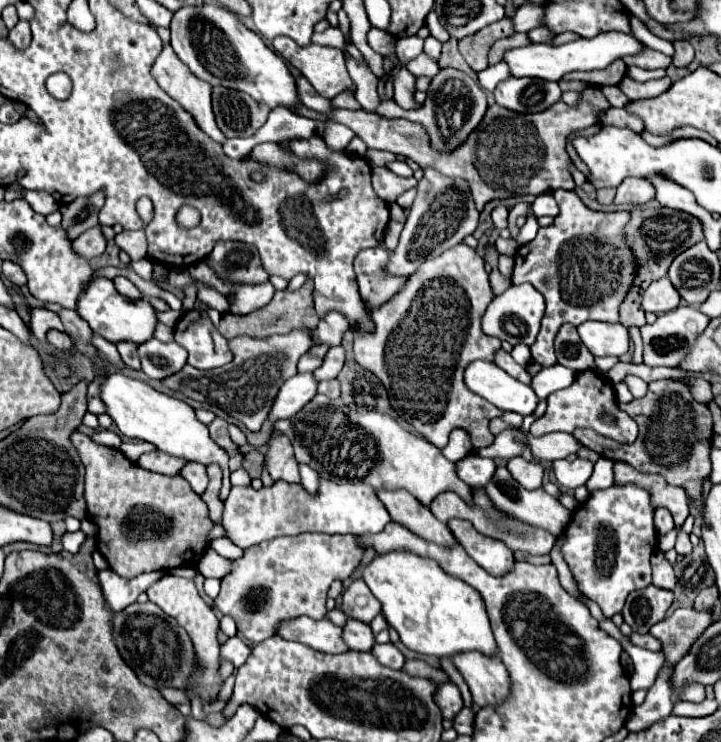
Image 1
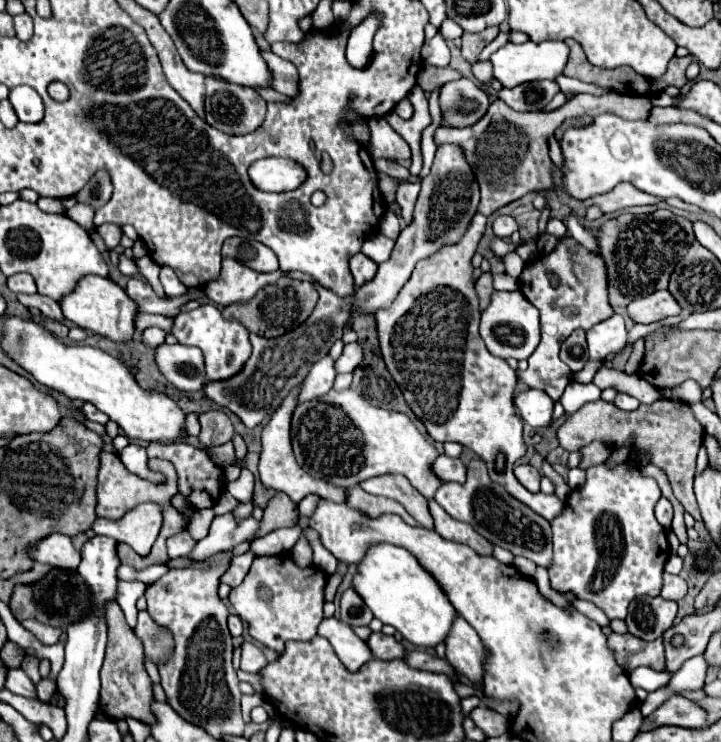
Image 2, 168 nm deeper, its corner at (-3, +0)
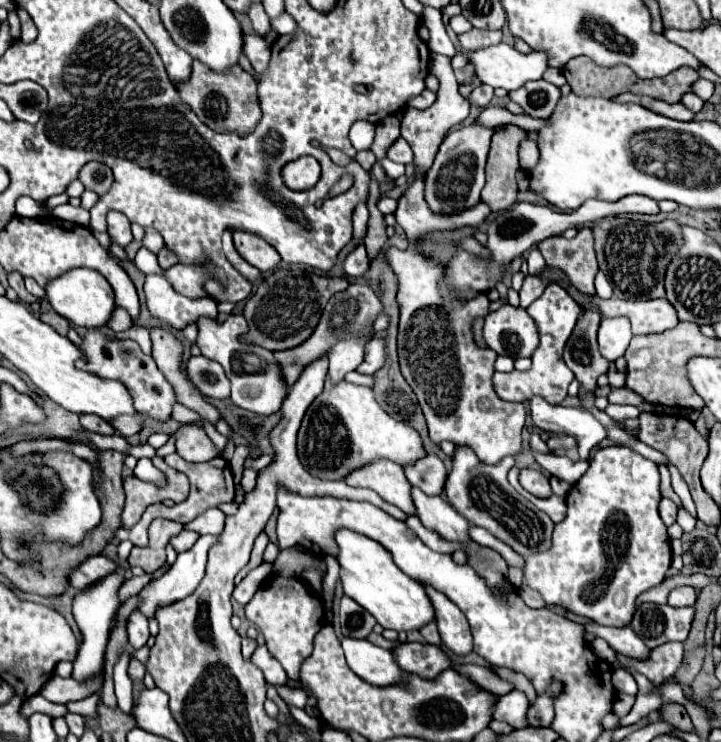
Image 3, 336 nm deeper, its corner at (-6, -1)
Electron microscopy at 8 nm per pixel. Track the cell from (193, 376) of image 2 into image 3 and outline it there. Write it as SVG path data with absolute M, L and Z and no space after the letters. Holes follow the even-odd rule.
M203 355L191 357L187 361L189 379L203 391L203 395L213 399L227 399L231 395L231 383L223 367Z

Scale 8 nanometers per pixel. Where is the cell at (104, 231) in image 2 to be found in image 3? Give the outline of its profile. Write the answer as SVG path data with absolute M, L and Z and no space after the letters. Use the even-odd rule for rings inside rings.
M109 211L107 213L107 233L113 241L117 241L121 247L127 247L133 237L131 237L131 227L129 227L129 221L125 215L117 213L117 211Z

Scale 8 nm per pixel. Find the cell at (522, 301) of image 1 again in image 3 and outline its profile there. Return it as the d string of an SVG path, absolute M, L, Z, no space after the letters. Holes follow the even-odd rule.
M501 305L485 317L483 339L497 355L507 355L511 359L529 357L535 345L539 345L535 323L531 323L523 307L513 305Z

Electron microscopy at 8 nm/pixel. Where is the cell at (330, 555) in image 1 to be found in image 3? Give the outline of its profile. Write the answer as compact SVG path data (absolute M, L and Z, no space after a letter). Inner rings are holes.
M277 575L271 579L271 587L259 589L255 593L255 597L245 605L245 613L247 619L255 623L265 635L271 655L275 655L275 659L283 665L289 679L293 683L299 683L301 663L313 653L313 639L325 625L325 611L321 599L309 593L303 579L285 579Z

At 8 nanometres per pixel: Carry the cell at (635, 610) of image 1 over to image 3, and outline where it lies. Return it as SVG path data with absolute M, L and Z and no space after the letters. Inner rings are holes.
M645 603L631 621L631 629L649 647L655 649L669 641L685 641L693 623L693 607L669 607Z

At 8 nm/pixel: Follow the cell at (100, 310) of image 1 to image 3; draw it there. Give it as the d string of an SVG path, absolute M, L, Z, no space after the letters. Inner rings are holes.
M69 269L67 273L59 275L57 279L51 279L45 285L47 301L51 307L61 315L67 317L73 325L79 327L103 327L107 325L113 309L115 309L115 295L111 291L111 285L93 269Z

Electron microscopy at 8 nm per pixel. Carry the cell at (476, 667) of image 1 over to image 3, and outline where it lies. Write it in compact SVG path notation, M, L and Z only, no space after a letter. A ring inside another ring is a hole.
M421 583L421 585L425 587L427 597L435 607L435 623L443 643L457 655L467 655L469 651L473 651L469 623L461 613L461 609L453 601L449 601L441 591L429 587L427 583Z

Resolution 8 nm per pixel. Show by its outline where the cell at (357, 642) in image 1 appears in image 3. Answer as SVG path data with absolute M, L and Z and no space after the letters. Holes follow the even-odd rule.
M399 643L393 655L403 671L419 675L427 681L451 667L451 659L441 651L441 647L429 643Z

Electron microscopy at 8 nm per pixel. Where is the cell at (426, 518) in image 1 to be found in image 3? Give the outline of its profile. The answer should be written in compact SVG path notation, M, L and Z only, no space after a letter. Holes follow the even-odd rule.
M375 459L351 471L347 479L343 481L349 487L373 489L387 503L393 503L407 515L415 513L415 507L411 501L411 485L407 483L407 477L403 475L403 467L397 463L391 463L389 459Z

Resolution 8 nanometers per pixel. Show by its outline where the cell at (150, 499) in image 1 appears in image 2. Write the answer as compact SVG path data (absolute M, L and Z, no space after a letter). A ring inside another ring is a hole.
M102 450L100 452L100 470L98 470L98 486L96 486L96 516L98 518L108 518L108 520L120 520L126 512L130 512L134 506L139 504L146 504L146 502L152 502L152 504L158 504L162 508L162 514L164 514L164 522L160 528L158 538L150 550L148 556L140 556L136 554L130 546L126 544L118 544L116 552L118 552L118 558L122 564L128 564L132 566L134 570L142 570L150 564L166 564L168 560L168 552L166 552L166 540L170 536L176 536L178 532L182 532L186 528L186 518L172 506L172 496L178 493L178 486L176 486L176 472L174 472L174 466L166 460L148 460L148 468L154 470L154 472L160 472L164 474L164 482L162 484L154 484L150 480L144 480L132 472L126 470L126 466L122 464L122 460L114 454L114 452L106 452Z

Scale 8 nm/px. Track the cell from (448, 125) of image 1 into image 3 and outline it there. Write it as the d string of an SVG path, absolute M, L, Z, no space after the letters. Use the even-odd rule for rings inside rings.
M479 85L479 87L475 87L475 89L471 91L471 95L467 97L469 103L477 103L479 107L487 107L491 99L493 99L493 89L487 87L487 85Z

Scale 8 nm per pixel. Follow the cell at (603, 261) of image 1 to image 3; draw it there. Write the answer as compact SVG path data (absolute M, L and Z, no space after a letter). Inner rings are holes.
M553 283L545 289L545 293L537 301L531 303L531 307L527 307L527 313L531 315L531 319L535 321L537 331L539 331L539 347L531 355L531 361L533 361L531 369L529 371L495 373L493 375L493 389L505 401L527 401L527 399L539 395L547 403L559 405L567 397L569 383L575 379L573 371L563 361L563 347L565 347L579 315L583 313L583 309L579 307L577 301L571 299L571 295L567 291L563 291L563 287Z

